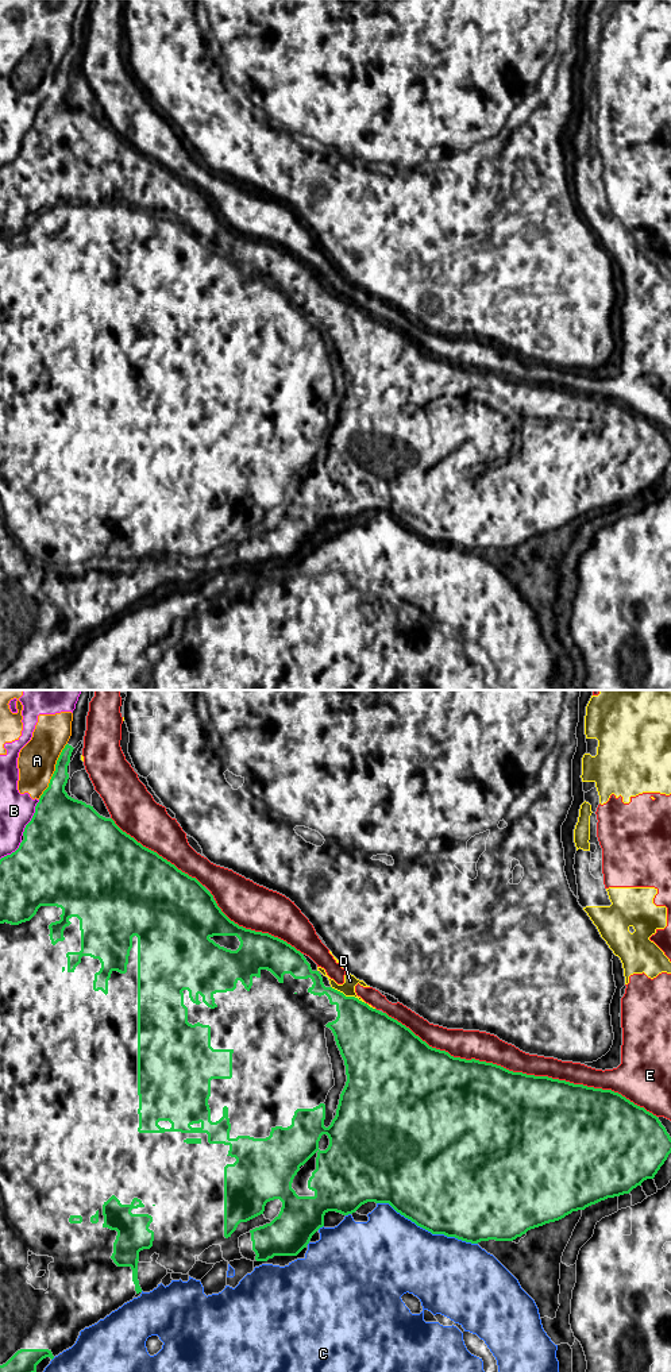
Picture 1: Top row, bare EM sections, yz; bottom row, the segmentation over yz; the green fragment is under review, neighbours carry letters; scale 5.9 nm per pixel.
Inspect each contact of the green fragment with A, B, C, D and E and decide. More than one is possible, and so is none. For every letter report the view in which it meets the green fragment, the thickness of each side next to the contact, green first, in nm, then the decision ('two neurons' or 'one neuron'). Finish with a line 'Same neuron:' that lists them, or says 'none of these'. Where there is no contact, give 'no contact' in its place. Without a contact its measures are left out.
A: yz | 260/220 nm | two neurons
B: yz | 500/200 nm | two neurons
C: yz | 500/460 nm | two neurons
D: yz | 340/80 nm | two neurons
E: yz | 500/170 nm | two neurons
Same neuron: none of these

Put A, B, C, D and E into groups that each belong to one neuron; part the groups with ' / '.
A B / C / D E

